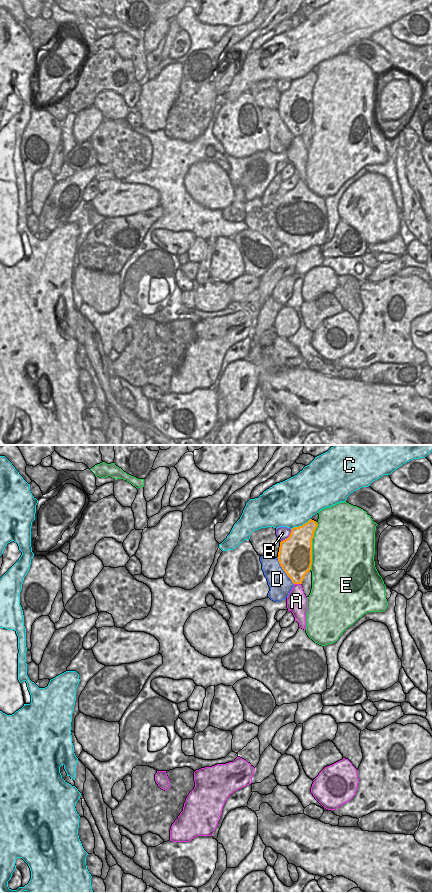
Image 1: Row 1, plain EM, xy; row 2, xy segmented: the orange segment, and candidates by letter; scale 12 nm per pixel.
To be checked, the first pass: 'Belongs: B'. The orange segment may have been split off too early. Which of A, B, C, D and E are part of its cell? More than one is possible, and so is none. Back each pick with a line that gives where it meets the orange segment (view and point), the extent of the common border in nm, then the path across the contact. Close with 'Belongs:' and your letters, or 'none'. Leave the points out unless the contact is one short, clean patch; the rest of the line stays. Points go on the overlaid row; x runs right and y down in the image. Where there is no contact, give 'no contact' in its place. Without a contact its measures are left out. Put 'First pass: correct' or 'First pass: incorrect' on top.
First pass: correct
B: xy (289, 536) | 200 nm
Belongs: B

